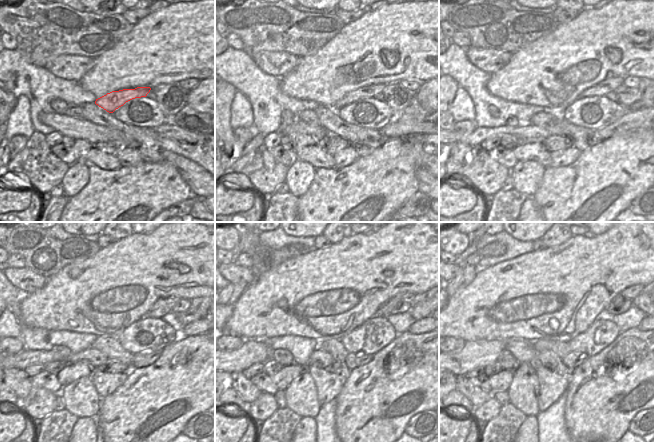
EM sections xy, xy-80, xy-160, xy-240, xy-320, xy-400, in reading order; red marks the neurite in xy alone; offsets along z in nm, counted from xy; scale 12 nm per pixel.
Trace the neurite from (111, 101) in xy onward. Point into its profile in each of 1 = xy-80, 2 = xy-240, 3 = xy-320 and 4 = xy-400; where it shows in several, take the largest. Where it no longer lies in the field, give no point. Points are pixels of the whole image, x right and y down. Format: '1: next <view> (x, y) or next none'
1: next xy-80 (370, 91)
2: next xy-240 (162, 306)
3: next xy-320 (384, 310)
4: next xy-400 (631, 292)

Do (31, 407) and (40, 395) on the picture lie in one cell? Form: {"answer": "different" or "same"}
{"answer": "same"}

